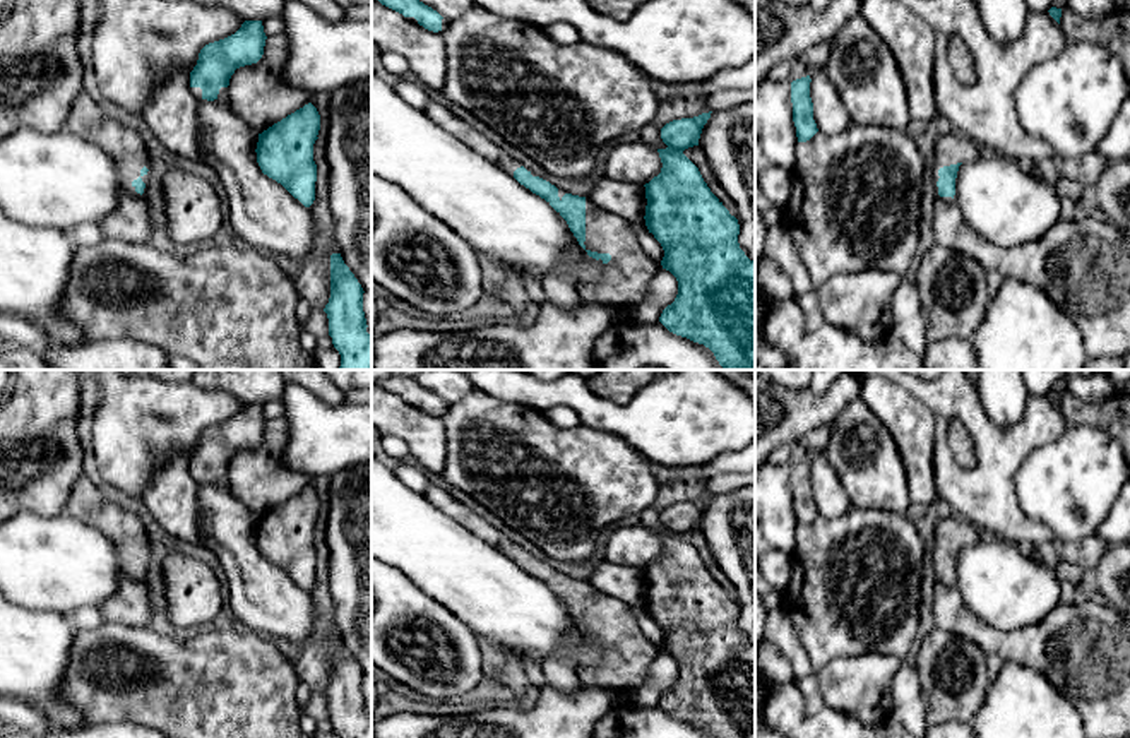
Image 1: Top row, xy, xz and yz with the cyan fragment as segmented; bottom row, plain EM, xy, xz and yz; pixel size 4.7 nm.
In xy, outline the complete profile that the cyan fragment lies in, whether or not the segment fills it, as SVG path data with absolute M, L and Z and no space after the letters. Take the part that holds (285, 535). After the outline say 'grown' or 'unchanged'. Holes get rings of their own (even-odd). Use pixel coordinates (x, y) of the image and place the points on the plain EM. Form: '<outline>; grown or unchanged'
M308 486L259 517L255 533L262 556L281 567L305 591L315 584L313 527L318 514L320 498Z; unchanged

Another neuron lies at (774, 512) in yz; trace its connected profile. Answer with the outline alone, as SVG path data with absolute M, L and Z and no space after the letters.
M764 464L755 469L755 524L765 541L784 553L796 546L791 466Z

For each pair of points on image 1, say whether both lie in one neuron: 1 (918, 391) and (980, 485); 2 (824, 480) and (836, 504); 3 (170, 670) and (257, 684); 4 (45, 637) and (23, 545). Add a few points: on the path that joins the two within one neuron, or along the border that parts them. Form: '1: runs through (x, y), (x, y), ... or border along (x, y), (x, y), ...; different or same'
1: runs through (940, 415), (940, 454), (952, 470); same
2: runs through (826, 485), (831, 499); same
3: runs through (192, 684), (235, 684); same
4: border along (17, 605), (28, 610), (53, 610), (65, 617); different

